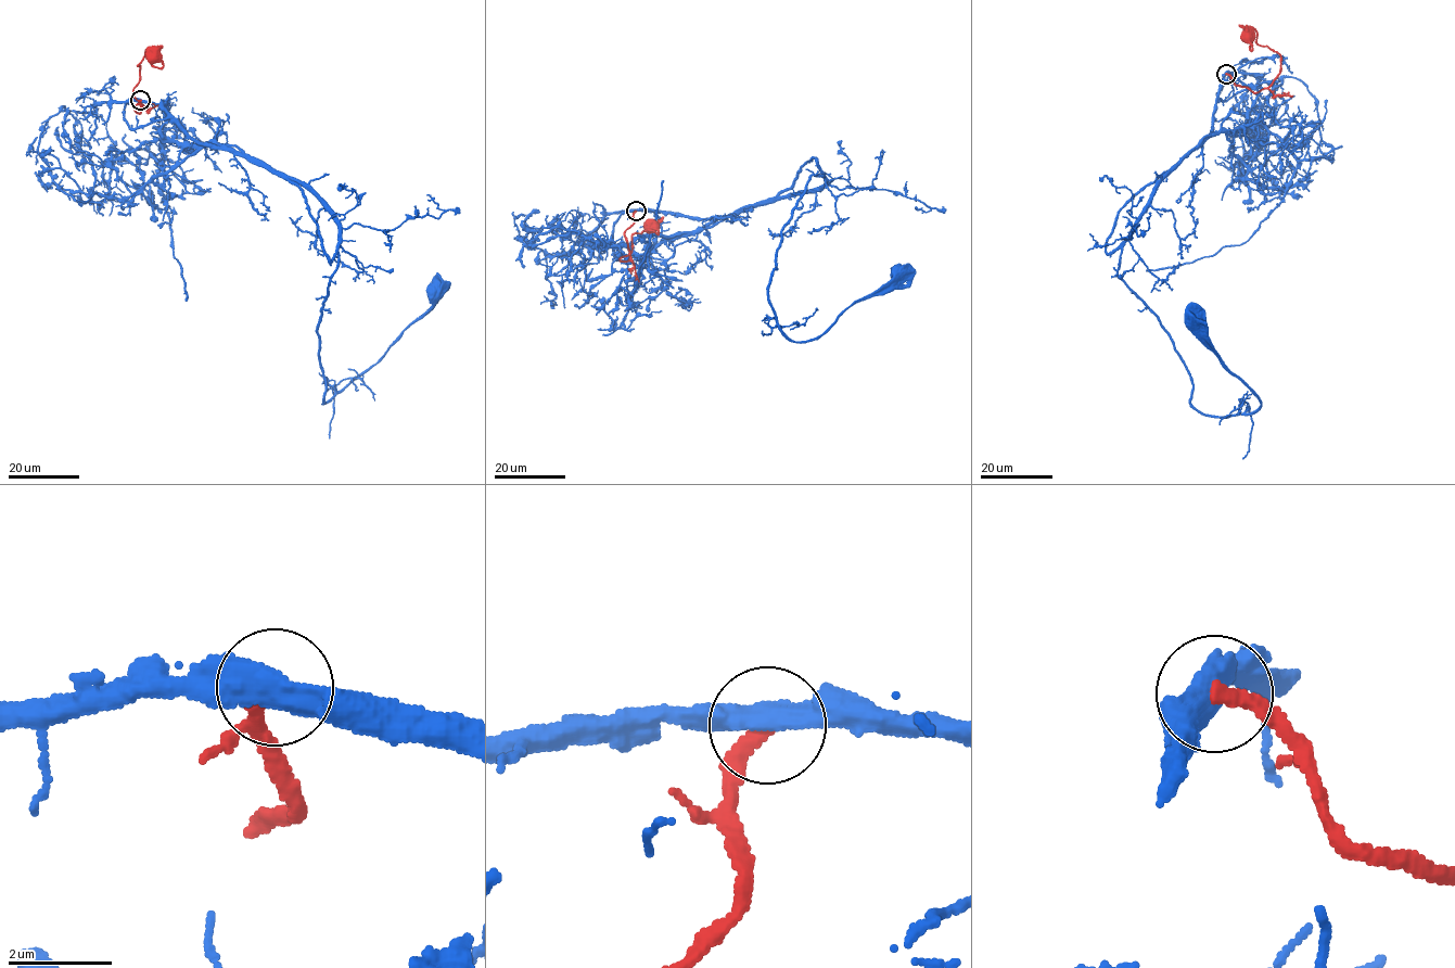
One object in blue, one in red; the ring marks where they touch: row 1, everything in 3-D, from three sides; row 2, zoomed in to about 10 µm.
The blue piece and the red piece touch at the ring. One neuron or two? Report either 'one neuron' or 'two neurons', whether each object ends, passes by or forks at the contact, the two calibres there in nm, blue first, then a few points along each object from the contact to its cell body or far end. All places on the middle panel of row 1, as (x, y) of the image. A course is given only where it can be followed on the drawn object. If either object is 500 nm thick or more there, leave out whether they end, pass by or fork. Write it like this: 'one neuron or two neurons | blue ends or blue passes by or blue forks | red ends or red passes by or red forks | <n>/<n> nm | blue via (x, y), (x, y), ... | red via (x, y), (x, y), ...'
two neurons | blue passes by | red ends | 480/300 nm | blue via (636, 211), (723, 218), (812, 192), (822, 176), (782, 227), (768, 287), (795, 342), (896, 272) | red via (636, 211), (633, 221), (624, 233), (629, 253), (620, 260), (628, 259), (635, 233), (648, 230), (656, 233)

